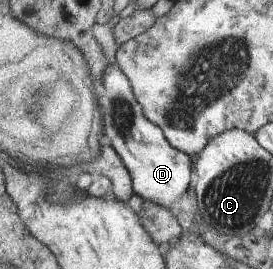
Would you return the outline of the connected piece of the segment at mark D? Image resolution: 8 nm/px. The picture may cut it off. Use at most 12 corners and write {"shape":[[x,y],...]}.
{"shape":[[117,62],[98,86],[104,134],[138,197],[172,210],[187,153],[146,117]]}

